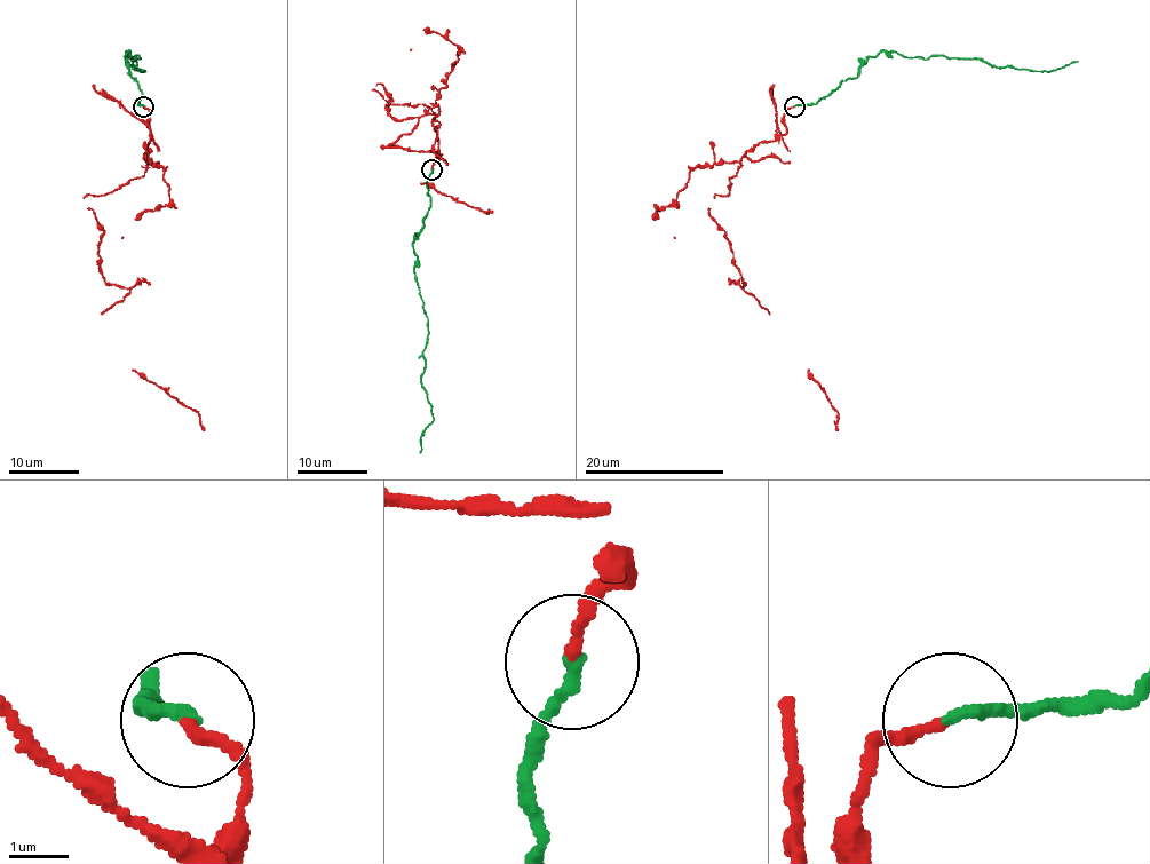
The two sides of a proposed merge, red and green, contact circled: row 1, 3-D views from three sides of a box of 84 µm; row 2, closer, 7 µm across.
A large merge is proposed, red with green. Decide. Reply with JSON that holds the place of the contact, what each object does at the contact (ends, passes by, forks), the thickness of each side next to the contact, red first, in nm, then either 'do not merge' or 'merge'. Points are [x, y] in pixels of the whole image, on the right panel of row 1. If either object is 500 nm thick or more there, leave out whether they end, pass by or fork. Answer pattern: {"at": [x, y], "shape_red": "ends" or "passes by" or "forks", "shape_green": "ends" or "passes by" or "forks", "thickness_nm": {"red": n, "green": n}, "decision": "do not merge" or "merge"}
{"at": [794, 106], "shape_red": "ends", "shape_green": "ends", "thickness_nm": {"red": 170, "green": 200}, "decision": "do not merge"}

